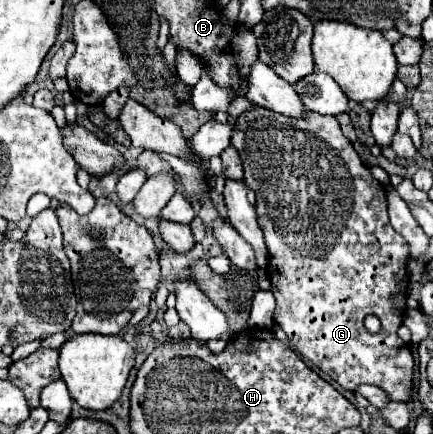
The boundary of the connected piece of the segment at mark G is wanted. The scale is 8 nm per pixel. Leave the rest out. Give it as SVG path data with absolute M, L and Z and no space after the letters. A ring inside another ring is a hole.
M256 106L254 110L242 114L236 120L236 132L232 136L232 144L238 150L242 164L244 164L244 182L250 190L256 192L256 216L258 224L264 232L264 240L268 246L268 276L272 282L272 292L276 296L276 312L274 322L286 332L290 346L298 350L304 358L308 358L312 364L316 364L324 374L328 374L334 382L338 382L344 390L356 390L360 384L374 384L390 394L394 402L408 402L408 386L412 384L414 372L414 358L410 352L410 346L402 340L398 340L396 330L402 326L404 312L406 312L406 290L408 290L408 276L406 276L406 264L408 264L408 248L406 240L394 232L394 228L388 222L388 208L386 208L386 188L372 176L370 168L362 164L358 152L352 148L350 140L342 134L340 124L334 116L320 116L310 112L304 118L288 118L276 112L270 112L266 108ZM368 314L374 314L380 318L382 328L378 334L370 334L364 328L364 318Z

